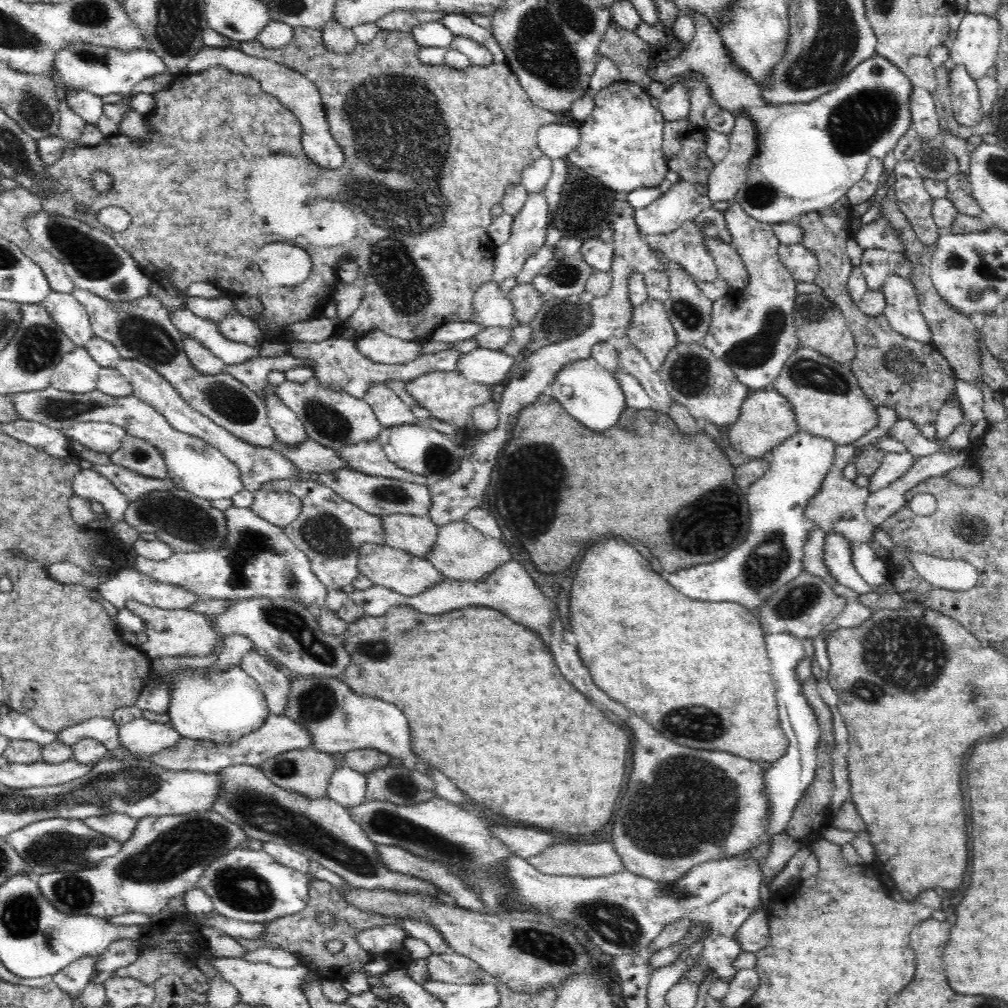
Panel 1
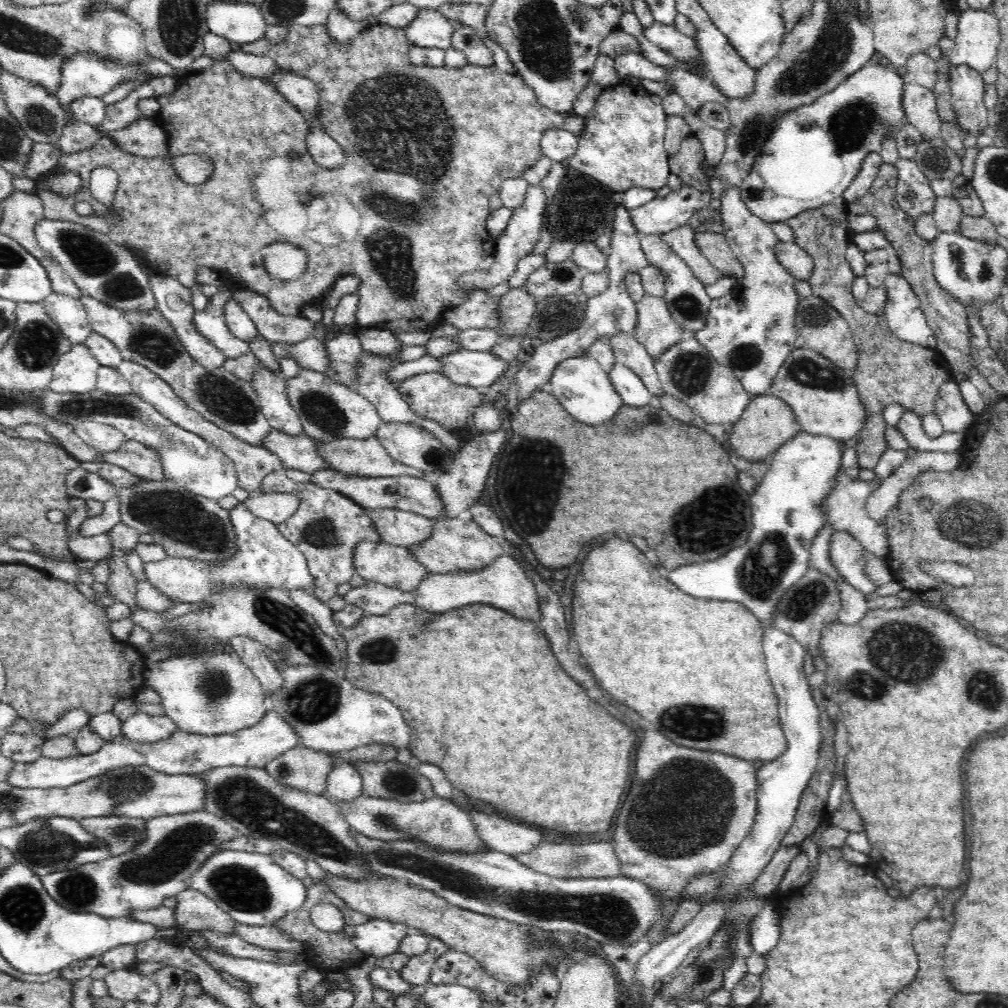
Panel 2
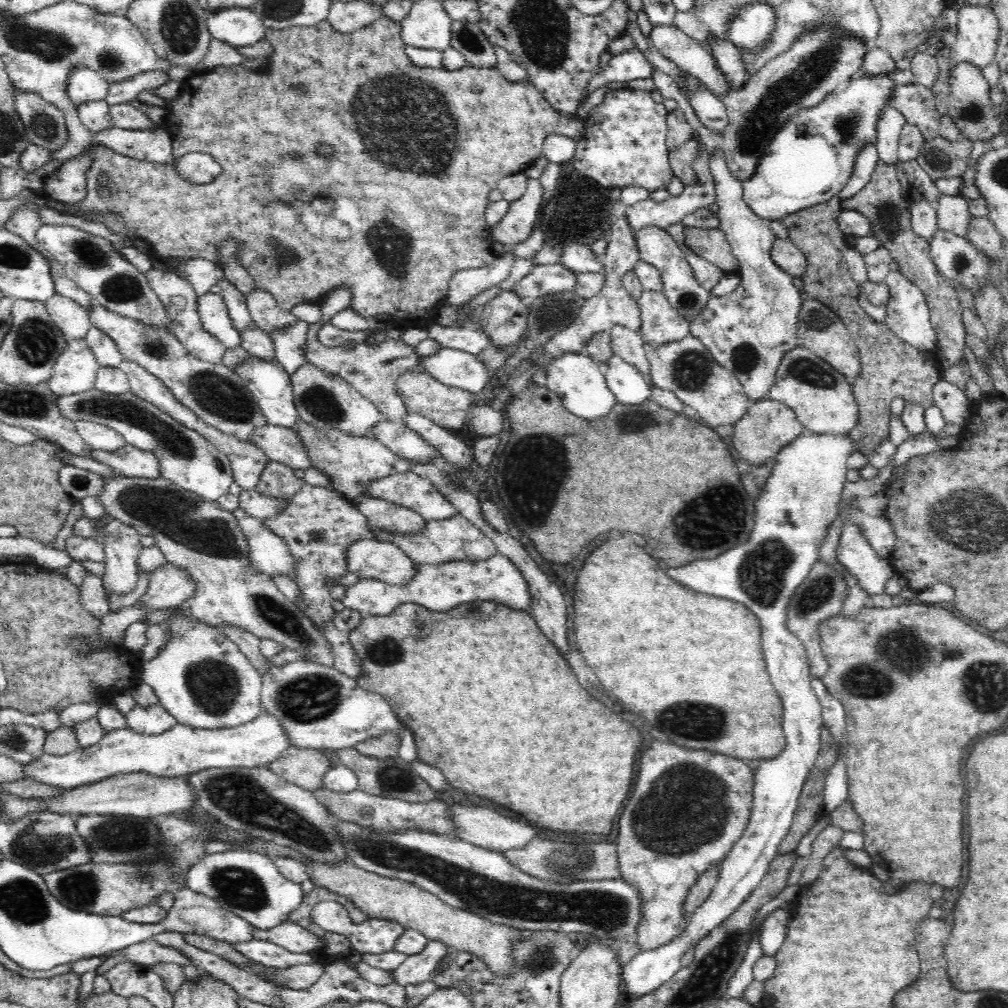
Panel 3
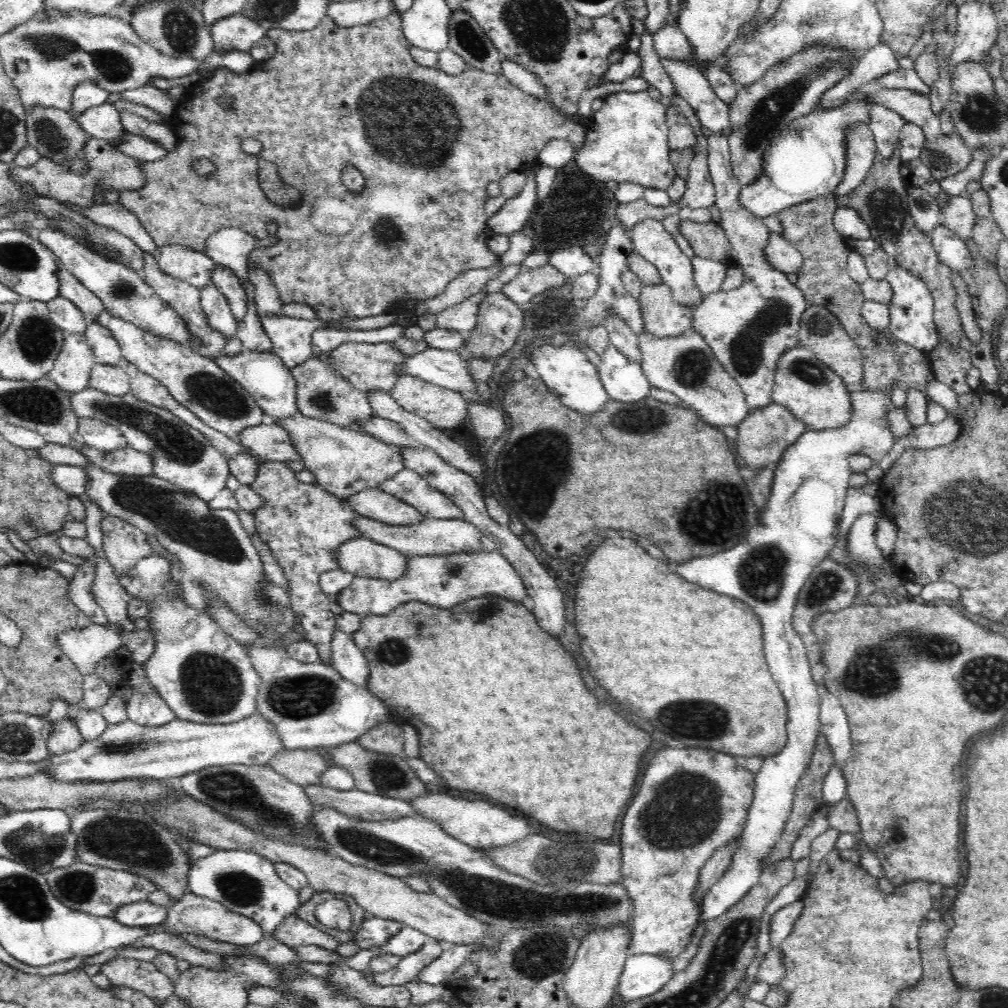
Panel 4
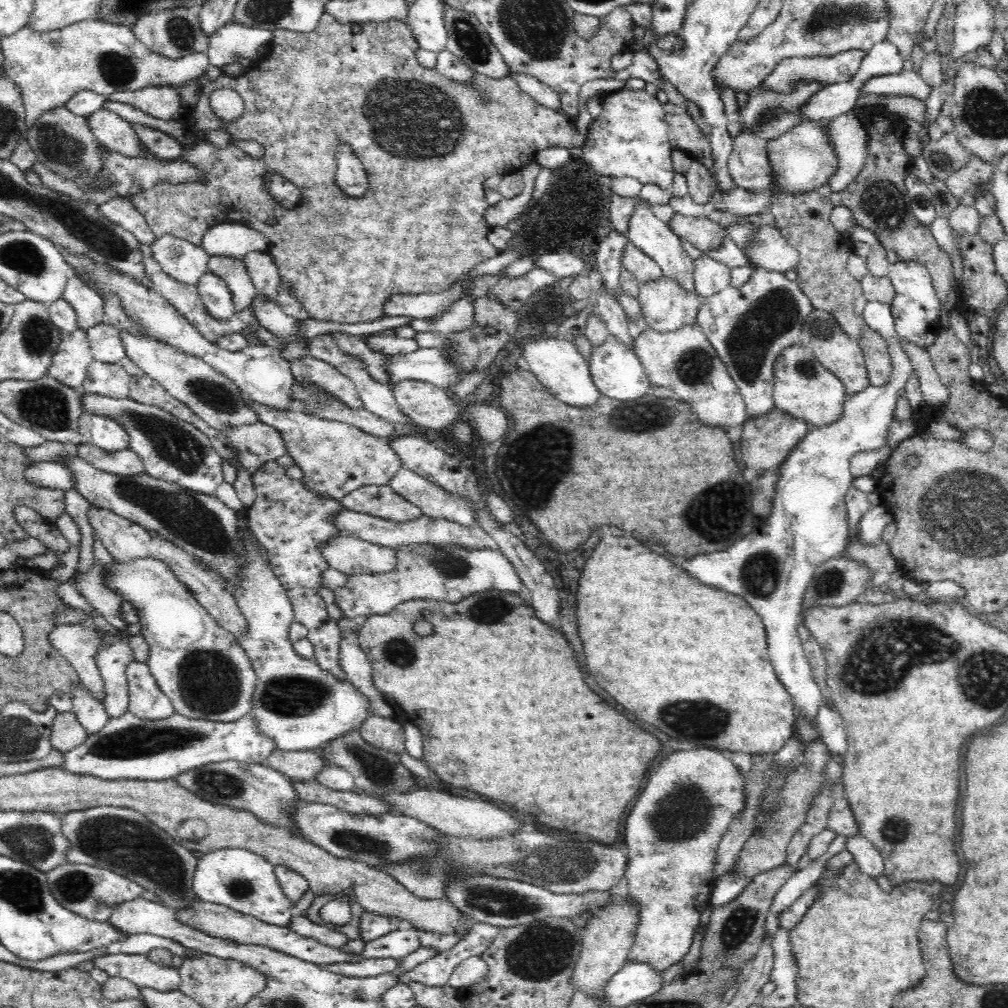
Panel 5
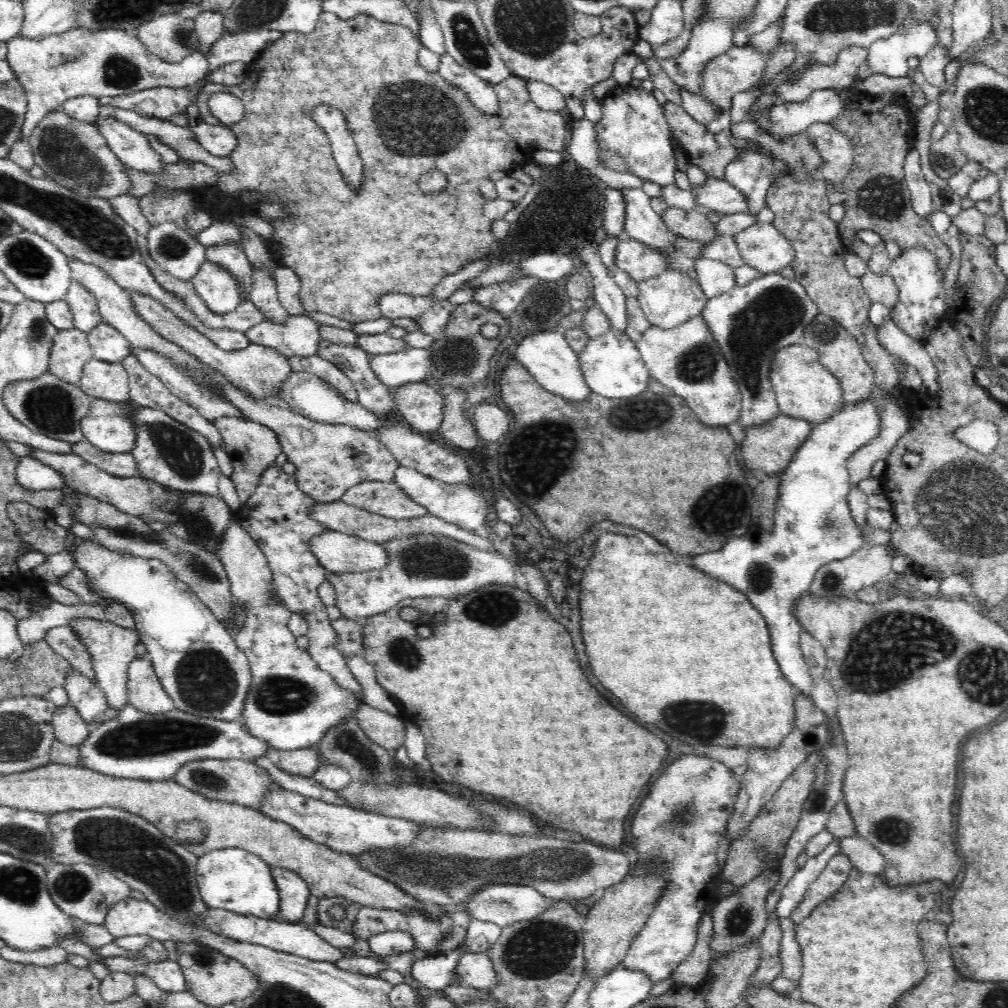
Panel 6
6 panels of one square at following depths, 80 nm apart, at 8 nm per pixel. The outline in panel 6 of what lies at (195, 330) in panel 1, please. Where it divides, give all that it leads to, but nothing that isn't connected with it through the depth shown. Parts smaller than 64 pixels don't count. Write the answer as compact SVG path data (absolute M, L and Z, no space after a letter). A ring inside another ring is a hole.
M209 261L200 266L200 271L190 282L200 299L214 314L229 314L249 300L249 295L240 291L236 279L226 268Z

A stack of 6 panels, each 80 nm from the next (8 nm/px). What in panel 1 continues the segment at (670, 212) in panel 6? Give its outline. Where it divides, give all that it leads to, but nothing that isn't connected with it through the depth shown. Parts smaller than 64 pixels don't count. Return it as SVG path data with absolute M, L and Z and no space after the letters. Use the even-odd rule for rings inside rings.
M706 235L704 236L704 245L712 255L718 276L730 285L731 291L747 290L749 285L747 268L734 246L719 238Z

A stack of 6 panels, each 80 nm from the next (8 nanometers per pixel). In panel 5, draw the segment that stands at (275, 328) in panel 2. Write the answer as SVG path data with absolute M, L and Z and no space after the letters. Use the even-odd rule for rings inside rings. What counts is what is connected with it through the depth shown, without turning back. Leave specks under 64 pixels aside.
M266 250L248 252L244 259L244 265L248 268L248 275L254 282L255 295L258 295L260 299L268 299L268 302L276 303L278 284L281 279L278 267L272 261L269 253Z

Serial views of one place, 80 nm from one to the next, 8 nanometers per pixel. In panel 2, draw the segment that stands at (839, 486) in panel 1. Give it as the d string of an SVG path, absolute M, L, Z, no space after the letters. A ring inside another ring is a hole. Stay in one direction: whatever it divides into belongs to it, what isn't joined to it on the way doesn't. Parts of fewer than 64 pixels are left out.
M844 468L838 469L833 489L829 495L819 504L825 514L825 522L831 524L838 532L847 532L854 539L858 540L868 554L885 558L889 553L890 542L887 530L883 521L873 519L866 510L867 498L881 485L882 480L874 478L871 481L861 481L859 478L852 480L848 478Z

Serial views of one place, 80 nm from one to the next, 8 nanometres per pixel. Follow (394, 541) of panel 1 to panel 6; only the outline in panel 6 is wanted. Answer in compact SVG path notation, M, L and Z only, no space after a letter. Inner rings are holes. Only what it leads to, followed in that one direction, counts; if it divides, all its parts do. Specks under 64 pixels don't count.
M360 482L348 488L341 496L341 501L374 514L396 520L426 516L427 508L414 502L394 482Z

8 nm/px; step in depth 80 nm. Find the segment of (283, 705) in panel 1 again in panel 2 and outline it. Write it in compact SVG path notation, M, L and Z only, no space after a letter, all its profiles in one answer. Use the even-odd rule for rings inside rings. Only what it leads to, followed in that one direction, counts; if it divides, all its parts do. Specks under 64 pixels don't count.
M234 636L228 643L261 682L265 700L272 698L272 694L280 690L280 686L284 684L284 679L282 679L282 673L276 669L274 662L265 655L265 647L248 636Z

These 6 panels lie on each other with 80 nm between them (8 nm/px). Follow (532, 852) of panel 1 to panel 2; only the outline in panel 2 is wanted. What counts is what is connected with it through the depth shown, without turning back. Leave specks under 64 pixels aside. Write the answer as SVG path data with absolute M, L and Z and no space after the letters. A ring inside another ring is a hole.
M472 812L471 814L482 841L494 851L509 855L526 854L544 841L544 836L538 830L512 824L504 818L494 816L494 813L490 815Z

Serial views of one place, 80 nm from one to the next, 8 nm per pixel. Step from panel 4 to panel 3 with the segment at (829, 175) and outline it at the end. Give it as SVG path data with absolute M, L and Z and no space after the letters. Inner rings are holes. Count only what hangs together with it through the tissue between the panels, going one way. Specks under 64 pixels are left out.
M862 73L854 75L847 87L831 92L818 106L809 109L800 109L792 122L788 122L785 128L775 132L775 137L768 143L764 152L760 155L756 172L743 181L743 199L746 204L760 218L768 220L782 219L792 212L798 212L802 208L828 202L832 197L838 196L844 188L848 178L852 176L856 158L864 144L875 144L876 124L880 118L882 108L890 106L892 102L892 90L894 79L890 74Z

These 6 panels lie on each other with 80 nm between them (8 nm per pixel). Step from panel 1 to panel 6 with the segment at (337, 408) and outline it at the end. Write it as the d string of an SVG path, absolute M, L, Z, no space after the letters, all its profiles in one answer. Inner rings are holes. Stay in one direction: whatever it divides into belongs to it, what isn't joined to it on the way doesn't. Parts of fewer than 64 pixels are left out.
M317 354L308 357L293 356L289 357L289 361L292 371L314 374L340 392L344 399L359 403L359 397L353 382L332 362L324 360Z

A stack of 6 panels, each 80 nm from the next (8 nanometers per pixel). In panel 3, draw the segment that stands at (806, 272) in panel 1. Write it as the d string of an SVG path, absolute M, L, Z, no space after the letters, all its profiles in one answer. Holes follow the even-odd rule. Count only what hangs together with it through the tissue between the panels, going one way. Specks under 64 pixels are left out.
M776 238L770 255L780 269L790 277L801 278L806 273L808 259L806 259L804 251L800 250L800 247L797 247L789 238L786 240Z

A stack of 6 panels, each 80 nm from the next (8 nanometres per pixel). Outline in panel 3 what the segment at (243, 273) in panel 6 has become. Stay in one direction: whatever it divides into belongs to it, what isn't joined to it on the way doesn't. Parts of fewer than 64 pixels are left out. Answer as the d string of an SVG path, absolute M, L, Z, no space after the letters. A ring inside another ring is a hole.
M226 278L214 285L212 292L220 292L226 302L234 329L242 335L253 324L244 294L236 289L236 286L232 285Z

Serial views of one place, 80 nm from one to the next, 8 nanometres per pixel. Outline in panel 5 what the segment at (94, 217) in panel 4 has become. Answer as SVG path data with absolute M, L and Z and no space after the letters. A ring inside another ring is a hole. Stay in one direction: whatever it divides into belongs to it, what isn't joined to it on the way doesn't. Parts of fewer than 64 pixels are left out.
M127 197L111 198L108 202L98 206L98 213L112 223L122 225L125 230L136 237L139 243L151 246L156 240L155 234L147 226L147 220Z

